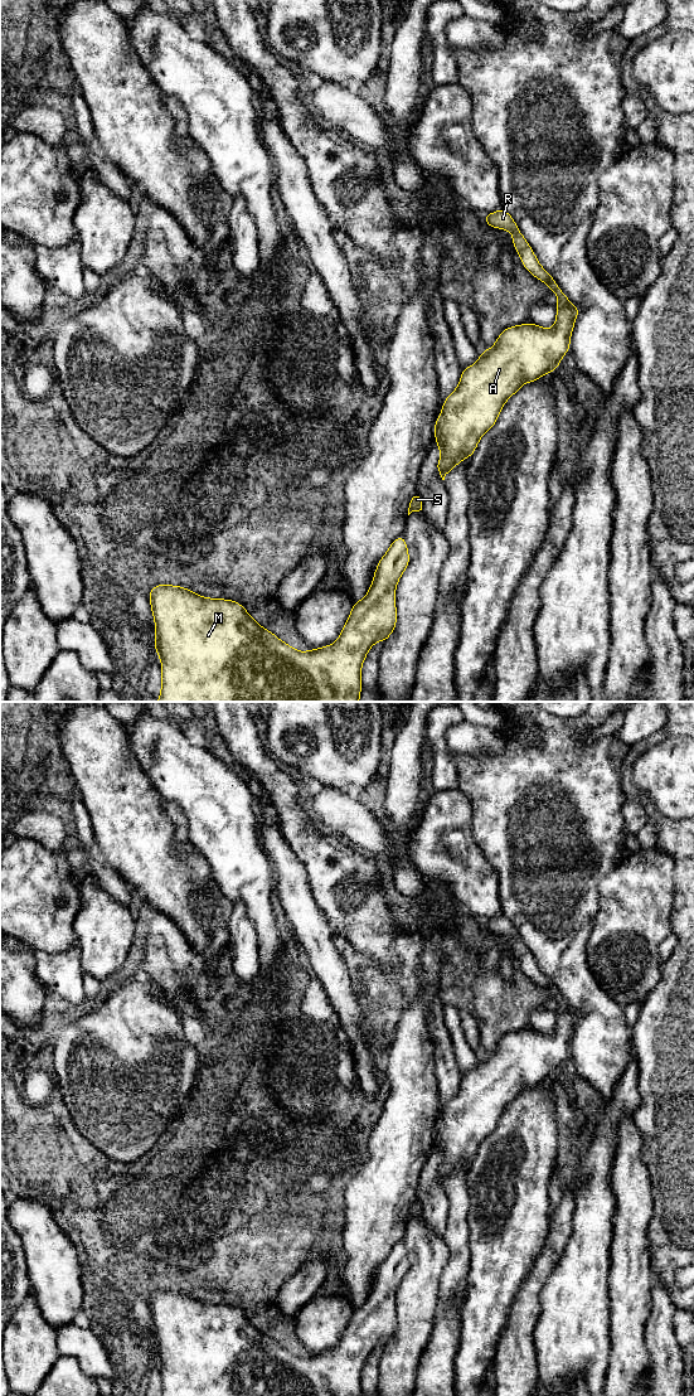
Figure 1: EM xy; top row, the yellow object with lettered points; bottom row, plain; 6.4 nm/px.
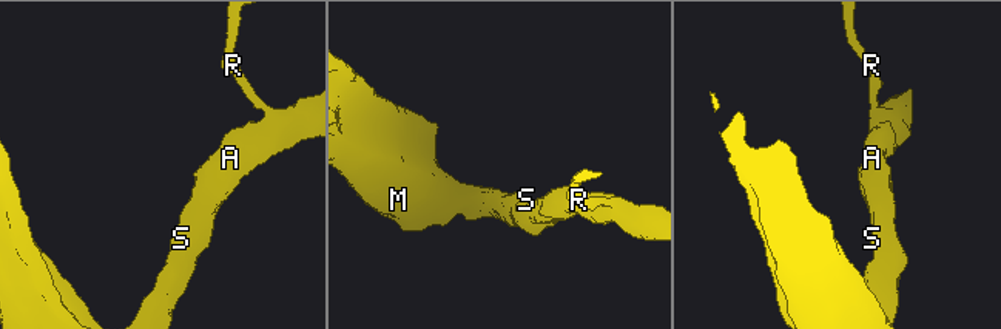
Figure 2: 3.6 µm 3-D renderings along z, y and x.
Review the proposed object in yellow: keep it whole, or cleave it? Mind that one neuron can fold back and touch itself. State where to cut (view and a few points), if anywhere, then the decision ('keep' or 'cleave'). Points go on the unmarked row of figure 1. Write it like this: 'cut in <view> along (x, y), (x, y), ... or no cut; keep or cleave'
no cut; keep

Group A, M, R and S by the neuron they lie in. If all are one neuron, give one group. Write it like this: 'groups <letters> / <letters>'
groups A M R S

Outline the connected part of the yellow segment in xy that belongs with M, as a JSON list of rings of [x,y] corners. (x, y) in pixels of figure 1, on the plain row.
[[[403,1240],[397,1242],[390,1250],[387,1259],[380,1264],[375,1279],[373,1281],[372,1291],[365,1303],[353,1309],[353,1315],[343,1333],[339,1344],[327,1352],[309,1357],[297,1357],[291,1351],[281,1347],[275,1339],[257,1329],[246,1314],[237,1307],[224,1304],[208,1304],[180,1291],[173,1290],[156,1290],[149,1299],[151,1309],[152,1323],[155,1325],[155,1357],[161,1366],[161,1396],[361,1396],[361,1371],[369,1354],[378,1347],[385,1346],[393,1338],[397,1330],[397,1314],[395,1314],[395,1293],[406,1274],[409,1270],[408,1252]]]

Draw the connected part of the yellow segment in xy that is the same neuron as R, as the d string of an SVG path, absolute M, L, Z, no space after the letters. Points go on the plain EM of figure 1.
M503 913L484 927L513 940L513 951L523 971L558 1003L553 1034L526 1028L504 1034L479 1066L462 1073L460 1089L446 1102L435 1126L435 1144L441 1157L436 1169L442 1186L460 1167L469 1164L484 1139L498 1126L505 1107L529 1087L555 1076L571 1053L571 1041L579 1013L571 1009L554 984L538 968L515 926Z

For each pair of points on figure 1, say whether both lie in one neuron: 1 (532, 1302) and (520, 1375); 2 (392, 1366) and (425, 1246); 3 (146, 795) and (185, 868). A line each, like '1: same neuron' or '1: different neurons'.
1: same neuron
2: same neuron
3: same neuron

